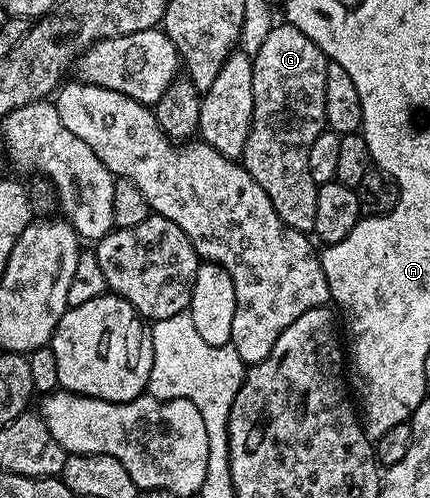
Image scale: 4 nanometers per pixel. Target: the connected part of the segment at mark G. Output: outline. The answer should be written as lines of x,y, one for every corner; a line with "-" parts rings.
278,22
267,35
253,61
253,116
247,145
240,162
267,193
275,213
291,229
312,233
315,229
315,197
318,183
311,181
307,156
319,133
326,130
325,86
329,60
299,29

